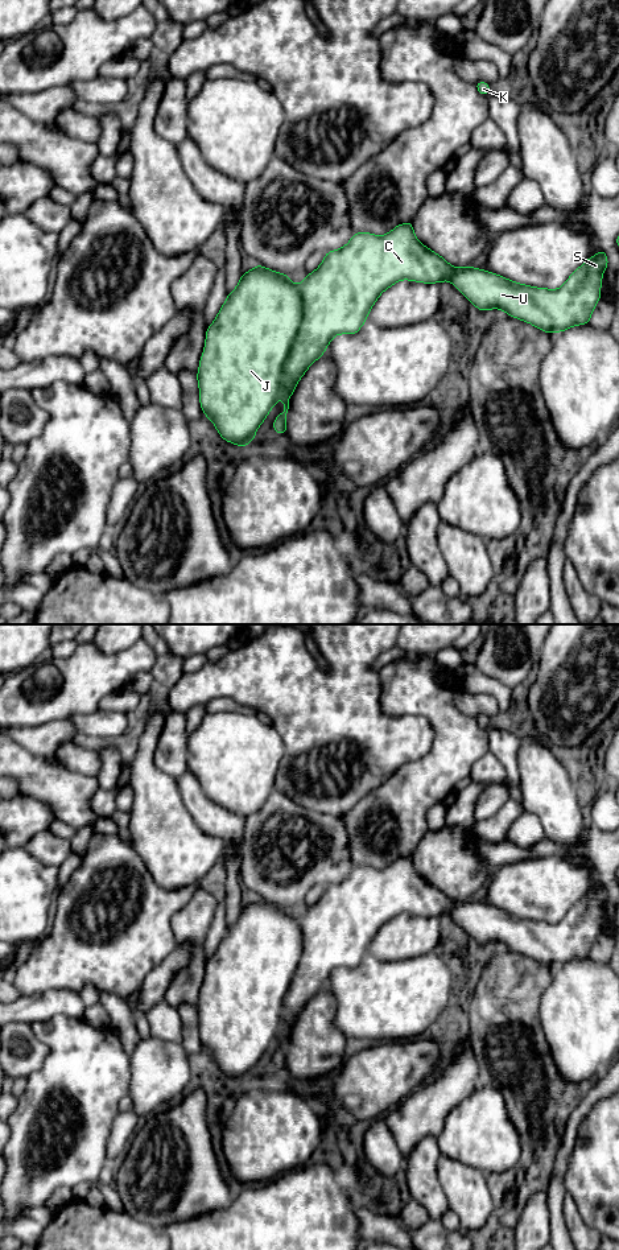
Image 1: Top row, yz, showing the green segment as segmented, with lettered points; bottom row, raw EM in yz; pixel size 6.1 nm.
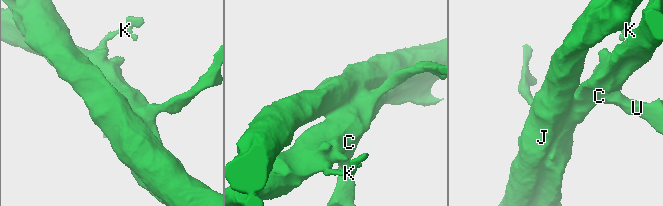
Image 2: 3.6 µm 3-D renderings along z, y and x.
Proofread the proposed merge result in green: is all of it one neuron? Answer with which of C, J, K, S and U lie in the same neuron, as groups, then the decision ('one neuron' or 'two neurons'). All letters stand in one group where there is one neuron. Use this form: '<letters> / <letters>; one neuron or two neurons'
C K S U / J; two neurons

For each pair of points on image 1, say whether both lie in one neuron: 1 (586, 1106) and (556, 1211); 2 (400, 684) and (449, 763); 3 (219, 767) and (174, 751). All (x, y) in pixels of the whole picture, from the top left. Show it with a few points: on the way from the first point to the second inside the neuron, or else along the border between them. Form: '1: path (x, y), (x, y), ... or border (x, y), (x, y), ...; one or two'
1: path (570, 1133), (557, 1184); one
2: path (421, 700), (449, 727), (449, 742); one
3: border (186, 737), (188, 768); two

